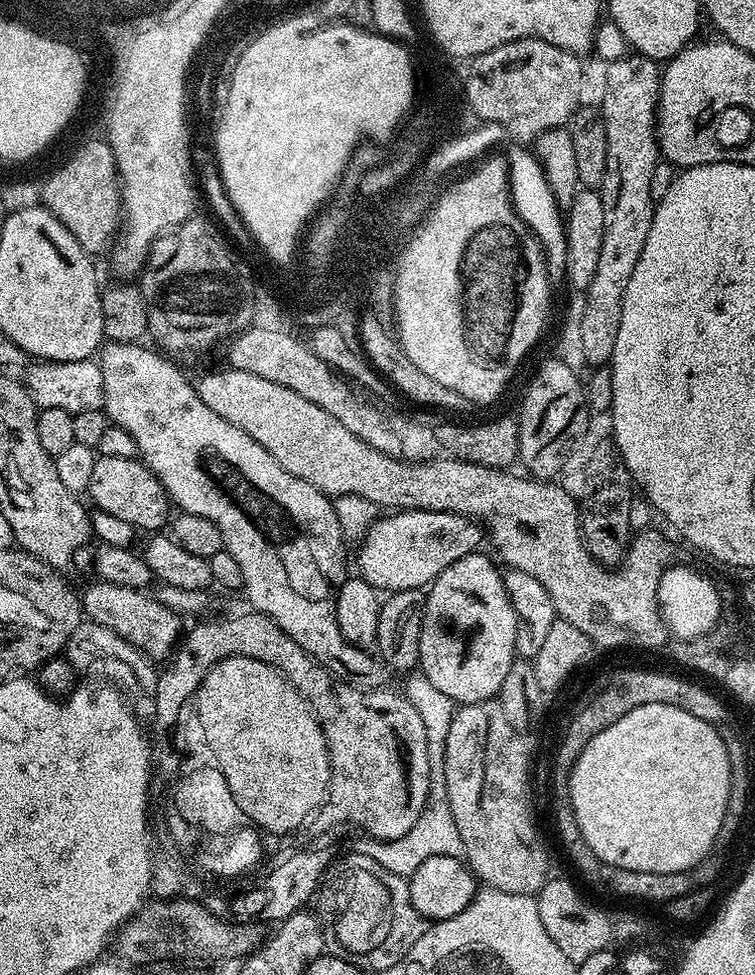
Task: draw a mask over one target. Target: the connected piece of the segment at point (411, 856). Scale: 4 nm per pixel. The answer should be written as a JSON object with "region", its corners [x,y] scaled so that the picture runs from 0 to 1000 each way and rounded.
{"region":[[[570,784],[570,790],[572,791],[572,801],[567,807],[567,825],[559,831],[554,843],[548,843],[548,851],[543,851],[543,855],[532,855],[532,859],[526,862],[482,859],[478,861],[478,866],[474,866],[475,873],[495,880],[495,884],[501,884],[501,888],[536,901],[544,898],[546,893],[564,880],[571,878],[613,879],[615,876],[607,847],[601,847],[601,835],[596,835],[591,802],[588,801],[588,784]]]}

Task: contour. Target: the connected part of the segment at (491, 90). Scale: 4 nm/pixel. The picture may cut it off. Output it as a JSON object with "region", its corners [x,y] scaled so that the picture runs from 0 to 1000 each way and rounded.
{"region":[[[691,39],[677,41],[644,55],[634,57],[634,65],[625,74],[621,90],[625,91],[625,107],[645,121],[662,123],[669,136],[679,139],[683,146],[705,146],[730,131],[746,131],[759,116],[770,108],[768,93],[774,90],[774,70],[768,67],[770,58],[755,51],[744,51],[728,43],[718,43],[714,39]]]}

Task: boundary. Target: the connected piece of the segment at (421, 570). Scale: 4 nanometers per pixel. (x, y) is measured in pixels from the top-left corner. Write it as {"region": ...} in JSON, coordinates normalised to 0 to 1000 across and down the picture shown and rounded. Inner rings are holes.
{"region":[[[525,523],[518,527],[505,528],[487,542],[481,554],[475,555],[477,587],[475,594],[490,597],[501,605],[513,605],[515,608],[562,603],[579,595],[607,572],[617,572],[632,565],[638,554],[638,542],[632,534],[621,529],[608,529],[604,525],[552,525],[550,523]]]}

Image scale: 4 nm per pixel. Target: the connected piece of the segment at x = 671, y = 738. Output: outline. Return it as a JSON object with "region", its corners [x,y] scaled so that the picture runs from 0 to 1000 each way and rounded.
{"region":[[[866,720],[834,729],[781,757],[752,796],[751,824],[766,843],[766,851],[797,887],[893,896],[915,893],[935,881],[942,870],[950,869],[967,806],[967,777],[955,748],[909,732],[898,724]]]}

